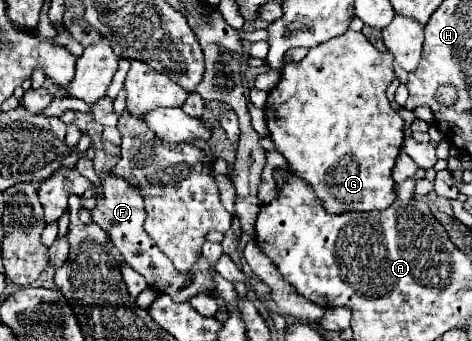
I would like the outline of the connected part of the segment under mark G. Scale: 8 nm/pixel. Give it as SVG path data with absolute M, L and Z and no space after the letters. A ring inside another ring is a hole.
M347 30L345 34L317 46L311 48L309 54L301 60L301 62L285 62L285 68L281 72L281 82L269 92L267 98L267 106L265 106L265 114L267 114L267 128L271 132L271 138L277 146L277 150L289 160L289 172L301 176L303 180L307 180L313 190L317 192L317 196L323 200L325 208L329 208L329 212L349 212L349 210L361 210L361 212L371 212L371 210L385 210L389 204L395 202L395 194L393 194L393 166L395 166L395 158L401 152L401 144L405 138L405 120L391 108L385 90L387 86L395 80L395 68L393 68L395 56L393 52L381 52L377 50L361 32L355 30Z

